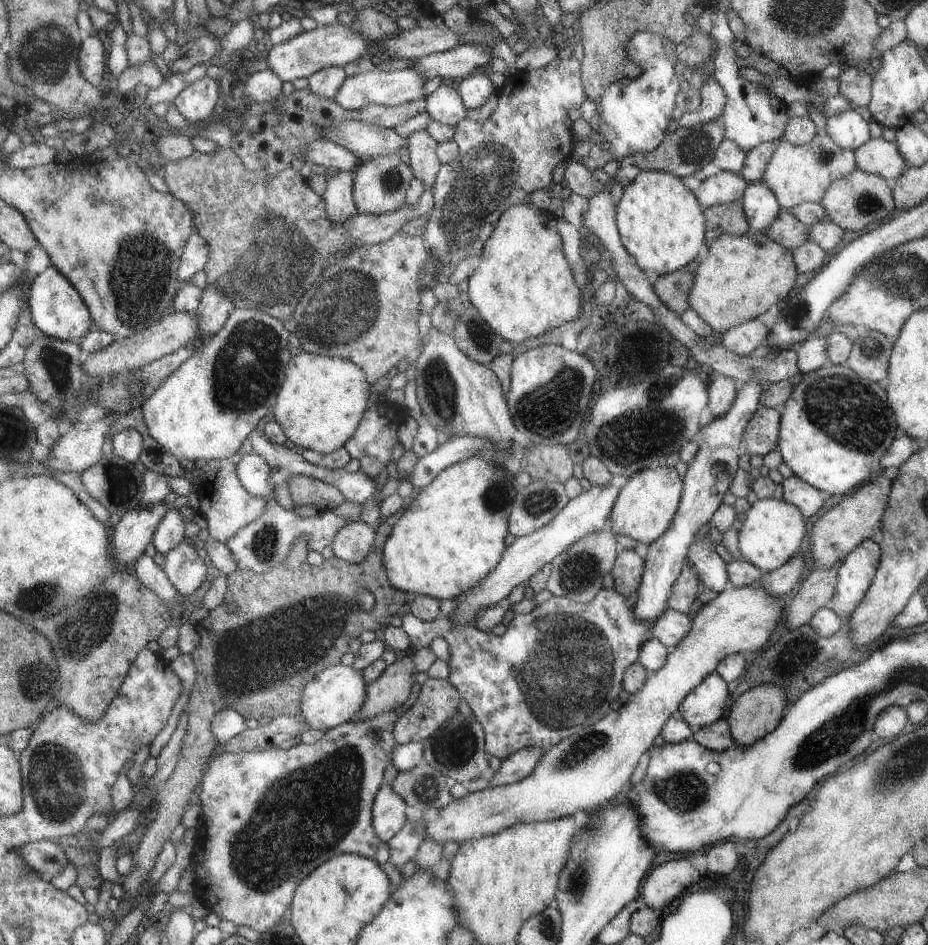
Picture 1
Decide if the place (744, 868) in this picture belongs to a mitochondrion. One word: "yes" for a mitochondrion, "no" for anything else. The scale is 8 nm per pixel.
no

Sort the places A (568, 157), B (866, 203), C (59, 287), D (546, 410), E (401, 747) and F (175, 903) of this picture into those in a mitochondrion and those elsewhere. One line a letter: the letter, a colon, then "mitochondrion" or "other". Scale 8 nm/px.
A: other
B: mitochondrion
C: other
D: mitochondrion
E: other
F: other

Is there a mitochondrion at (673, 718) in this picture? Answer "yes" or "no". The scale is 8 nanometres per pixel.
no

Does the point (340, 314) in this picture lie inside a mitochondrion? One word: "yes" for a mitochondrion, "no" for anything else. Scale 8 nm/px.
yes

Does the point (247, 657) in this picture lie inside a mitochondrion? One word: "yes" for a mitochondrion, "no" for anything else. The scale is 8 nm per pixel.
yes

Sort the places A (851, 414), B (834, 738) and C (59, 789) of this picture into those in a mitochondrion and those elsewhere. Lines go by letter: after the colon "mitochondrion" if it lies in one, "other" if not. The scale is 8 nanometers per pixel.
A: mitochondrion
B: mitochondrion
C: mitochondrion

